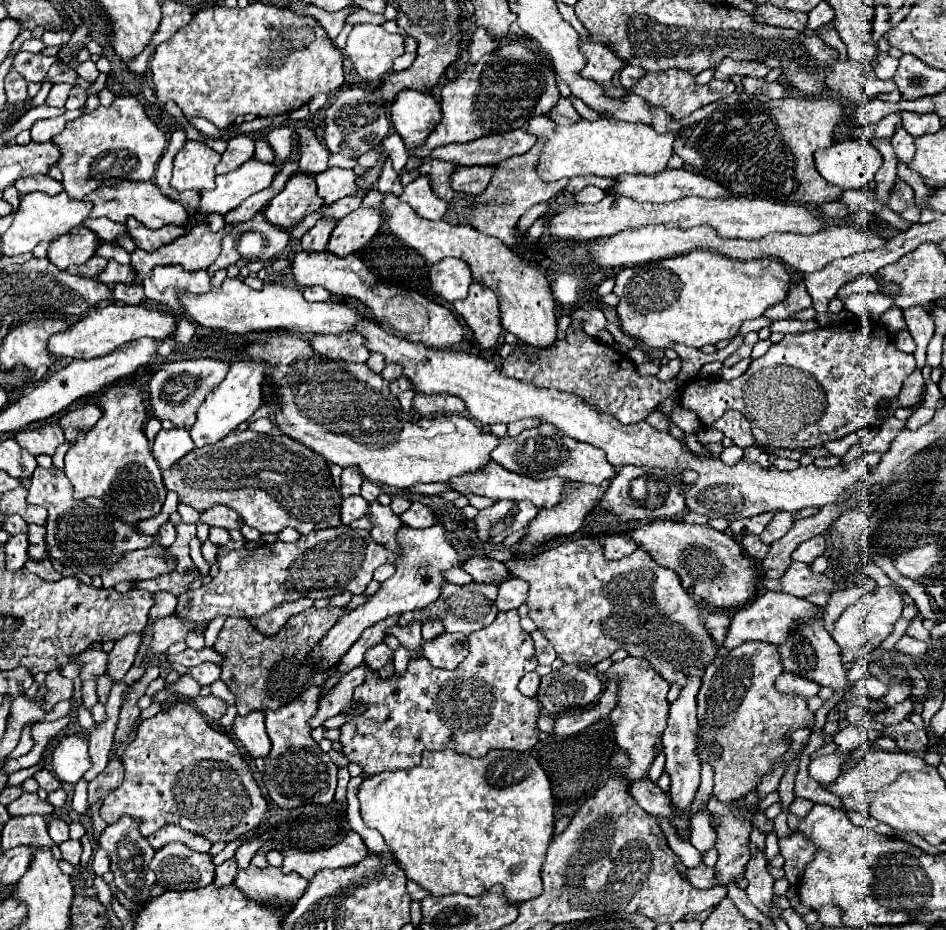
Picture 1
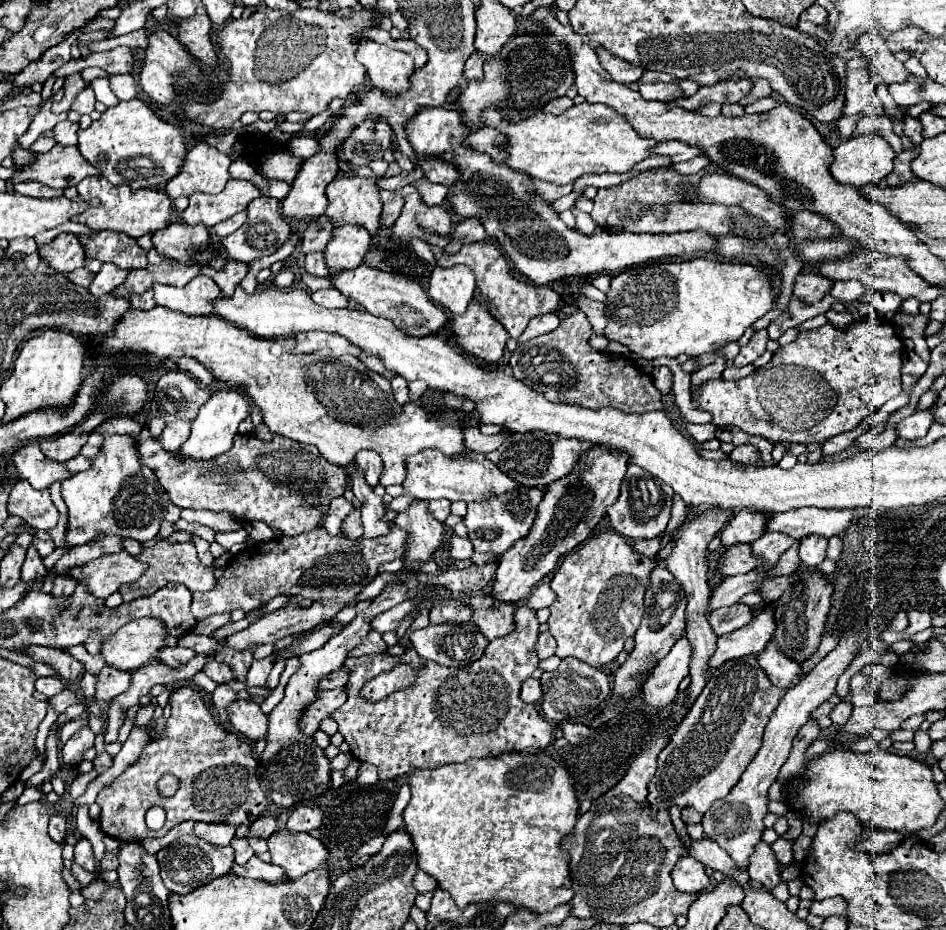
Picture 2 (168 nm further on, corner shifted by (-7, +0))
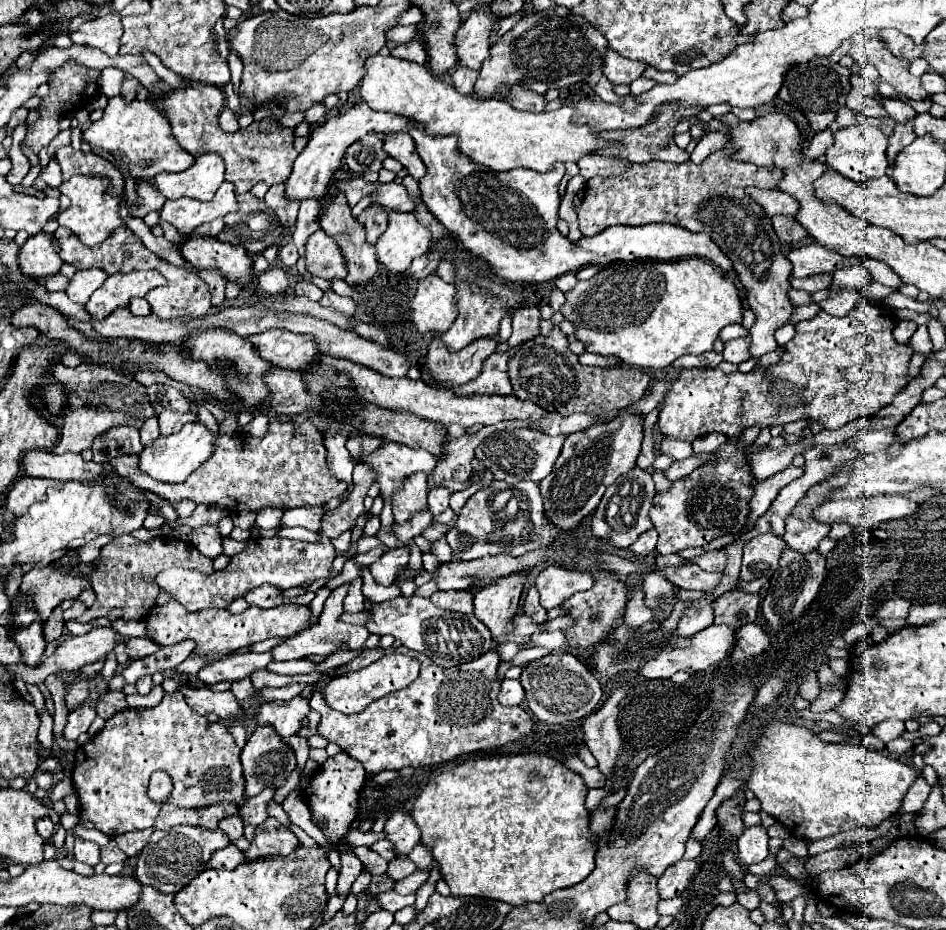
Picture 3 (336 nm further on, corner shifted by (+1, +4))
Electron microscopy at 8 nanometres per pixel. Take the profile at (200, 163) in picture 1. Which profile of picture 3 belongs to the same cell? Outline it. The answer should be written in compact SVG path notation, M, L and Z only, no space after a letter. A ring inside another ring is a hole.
M203 152L195 156L191 168L177 172L173 176L155 176L157 190L171 200L189 196L195 200L211 200L223 182L225 164L219 154Z

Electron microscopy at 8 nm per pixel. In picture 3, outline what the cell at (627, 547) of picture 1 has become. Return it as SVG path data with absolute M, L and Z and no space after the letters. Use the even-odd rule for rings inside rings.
M649 530L639 536L639 540L631 546L631 550L639 556L647 556L655 550L655 546L657 546L657 530Z

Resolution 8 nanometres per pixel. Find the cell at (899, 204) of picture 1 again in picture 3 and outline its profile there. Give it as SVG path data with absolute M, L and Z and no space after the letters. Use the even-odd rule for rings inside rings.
M907 122L907 124L901 124L905 128L897 128L893 130L893 134L889 136L889 148L887 148L887 160L889 160L889 172L891 172L891 166L893 166L893 160L897 158L897 154L907 148L917 136L913 132L913 124Z

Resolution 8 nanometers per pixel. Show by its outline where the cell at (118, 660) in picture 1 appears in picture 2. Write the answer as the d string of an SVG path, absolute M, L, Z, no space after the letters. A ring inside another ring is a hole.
M103 666L99 672L99 680L95 686L95 700L113 700L121 692L125 692L131 684L131 672L121 672L109 666Z

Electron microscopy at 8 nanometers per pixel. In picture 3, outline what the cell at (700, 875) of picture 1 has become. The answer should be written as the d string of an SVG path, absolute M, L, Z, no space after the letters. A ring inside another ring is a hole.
M681 858L677 864L671 864L665 870L665 874L659 878L659 882L657 882L659 896L661 898L679 896L687 888L687 884L689 884L691 876L695 874L695 870L697 870L697 862L695 860Z

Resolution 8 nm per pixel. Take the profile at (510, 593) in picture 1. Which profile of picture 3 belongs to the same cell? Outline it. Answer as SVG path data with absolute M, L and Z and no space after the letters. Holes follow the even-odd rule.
M547 566L535 580L543 608L555 608L571 594L589 590L591 584L593 584L591 576L581 572L571 572L561 566Z

